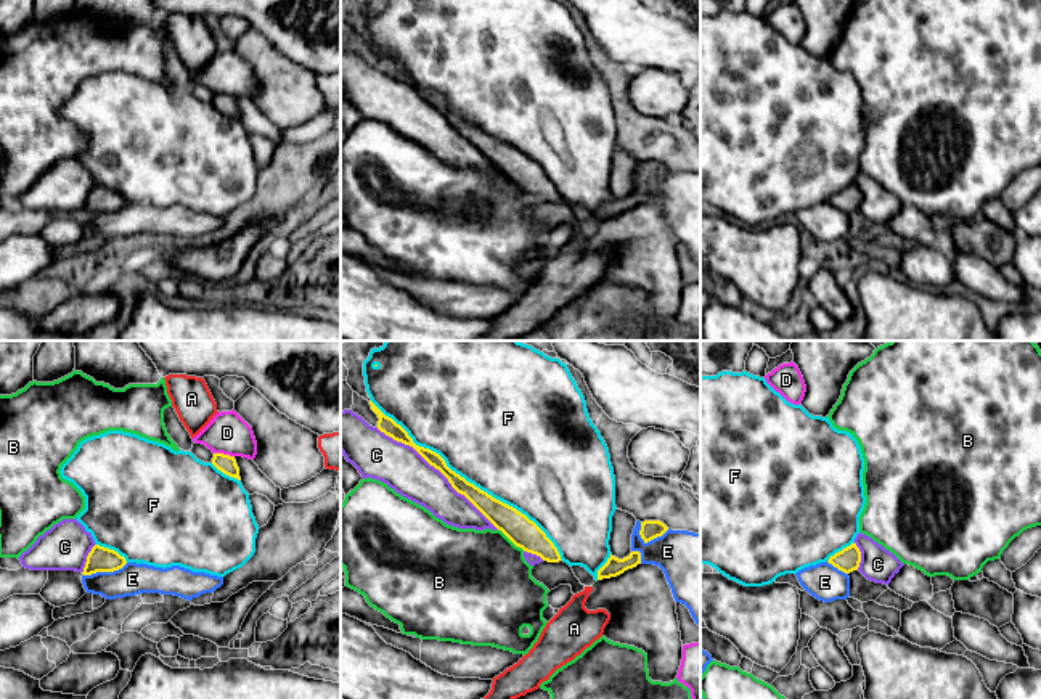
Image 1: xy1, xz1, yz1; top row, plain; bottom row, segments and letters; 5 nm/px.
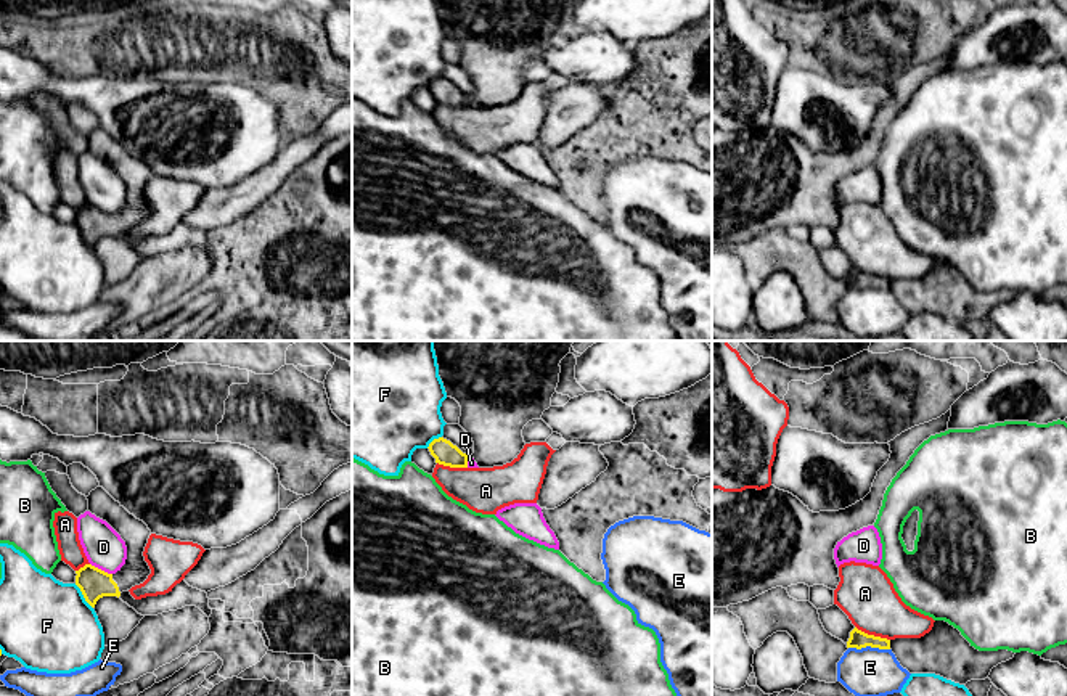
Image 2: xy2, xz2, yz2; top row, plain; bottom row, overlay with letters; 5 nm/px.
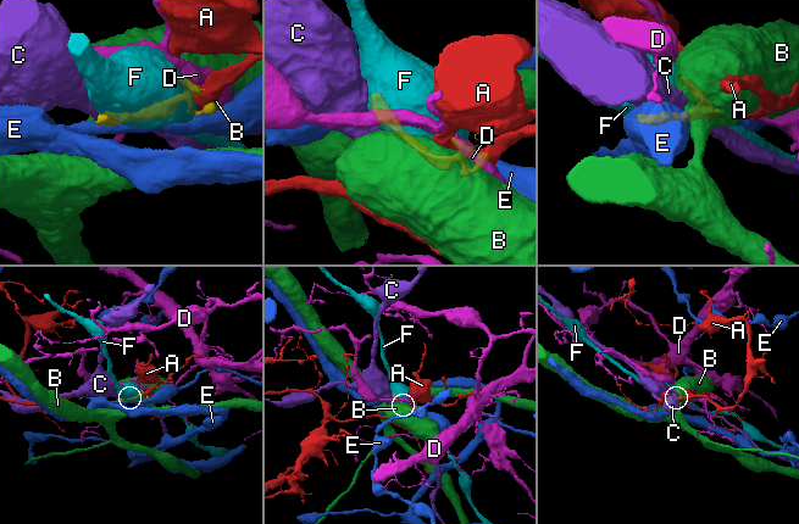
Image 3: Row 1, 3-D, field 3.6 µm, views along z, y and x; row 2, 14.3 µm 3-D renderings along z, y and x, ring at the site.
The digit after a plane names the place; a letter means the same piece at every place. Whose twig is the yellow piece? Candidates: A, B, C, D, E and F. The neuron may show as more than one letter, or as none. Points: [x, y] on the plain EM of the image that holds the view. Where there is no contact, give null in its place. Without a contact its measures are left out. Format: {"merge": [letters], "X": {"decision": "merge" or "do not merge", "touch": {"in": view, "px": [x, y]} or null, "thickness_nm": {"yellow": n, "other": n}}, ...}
{"merge": [], "A": {"decision": "do not merge", "touch": {"in": "yz2", "px": [873, 275]}, "thickness_nm": {"yellow": 90, "other": 280}}, "B": {"decision": "do not merge", "touch": {"in": "xz1", "px": [511, 180]}, "thickness_nm": {"yellow": 150, "other": 500}}, "C": {"decision": "do not merge", "touch": {"in": "xz1", "px": [439, 110]}, "thickness_nm": {"yellow": 90, "other": 220}}, "D": {"decision": "do not merge", "touch": {"in": "xy2", "px": [100, 209]}, "thickness_nm": {"yellow": 150, "other": 200}}, "E": {"decision": "do not merge", "touch": {"in": "xz1", "px": [653, 179]}, "thickness_nm": {"yellow": 100, "other": 320}}, "F": {"decision": "do not merge", "touch": {"in": "xz1", "px": [469, 122]}, "thickness_nm": {"yellow": 140, "other": 500}}}

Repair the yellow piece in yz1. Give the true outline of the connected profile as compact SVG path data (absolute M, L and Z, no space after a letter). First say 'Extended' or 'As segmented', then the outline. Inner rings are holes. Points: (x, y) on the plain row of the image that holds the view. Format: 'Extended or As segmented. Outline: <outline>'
As segmented. Outline: M851 183L850 186L831 196L827 202L845 214L850 214L858 211L861 202L861 191L856 183Z

